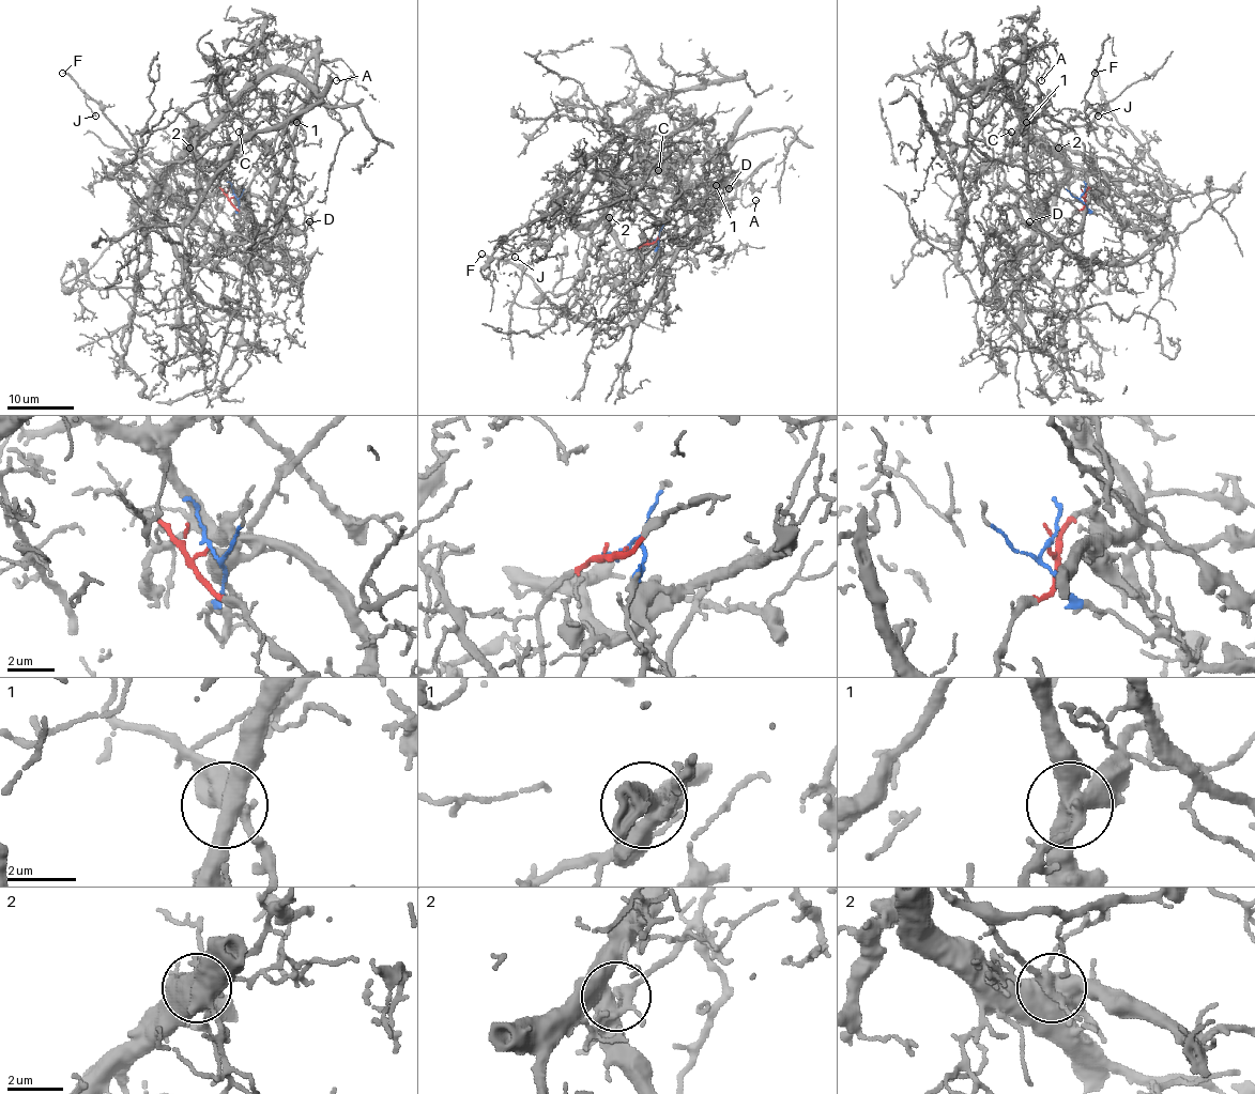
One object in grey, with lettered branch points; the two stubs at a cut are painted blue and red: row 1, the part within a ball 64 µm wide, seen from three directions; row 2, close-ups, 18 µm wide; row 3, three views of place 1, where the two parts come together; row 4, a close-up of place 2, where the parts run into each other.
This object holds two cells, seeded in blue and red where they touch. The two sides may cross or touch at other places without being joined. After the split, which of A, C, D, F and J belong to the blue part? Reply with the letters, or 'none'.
C, D

